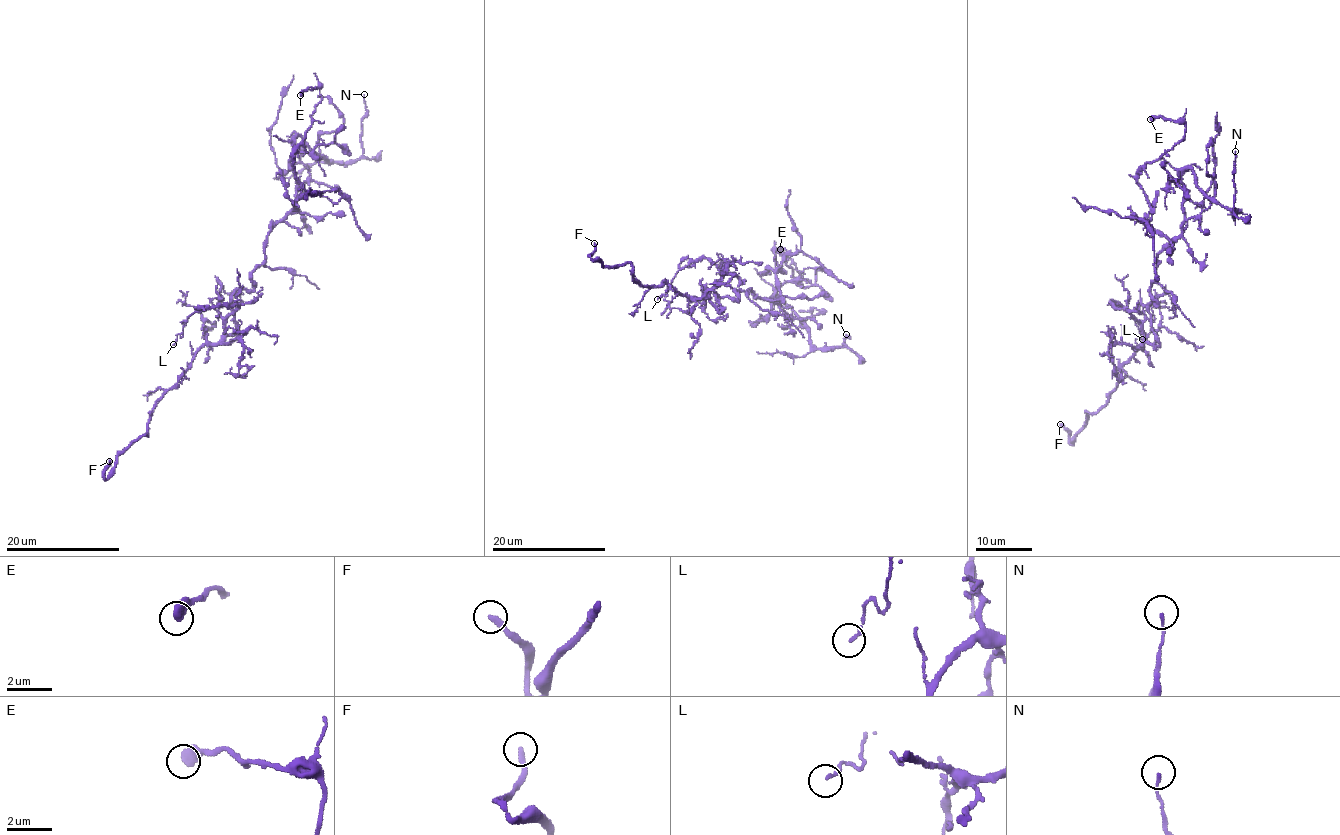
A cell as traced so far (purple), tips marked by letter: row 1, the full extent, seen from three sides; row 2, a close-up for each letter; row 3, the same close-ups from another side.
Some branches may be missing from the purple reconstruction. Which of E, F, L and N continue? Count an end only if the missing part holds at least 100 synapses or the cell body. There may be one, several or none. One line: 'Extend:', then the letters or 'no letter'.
Extend: F

